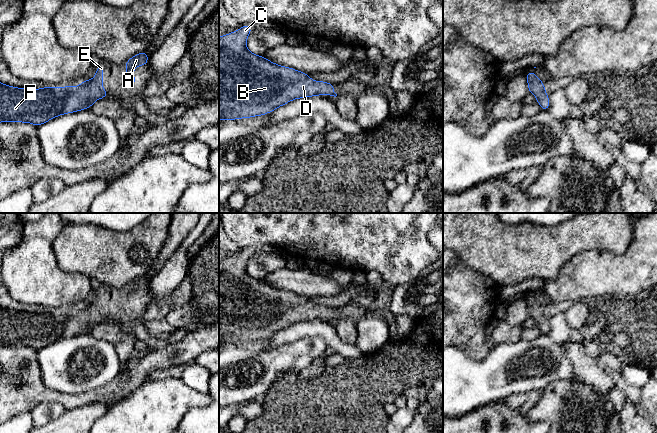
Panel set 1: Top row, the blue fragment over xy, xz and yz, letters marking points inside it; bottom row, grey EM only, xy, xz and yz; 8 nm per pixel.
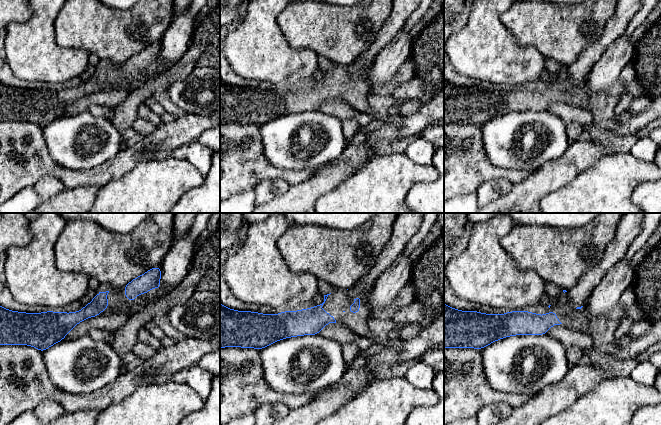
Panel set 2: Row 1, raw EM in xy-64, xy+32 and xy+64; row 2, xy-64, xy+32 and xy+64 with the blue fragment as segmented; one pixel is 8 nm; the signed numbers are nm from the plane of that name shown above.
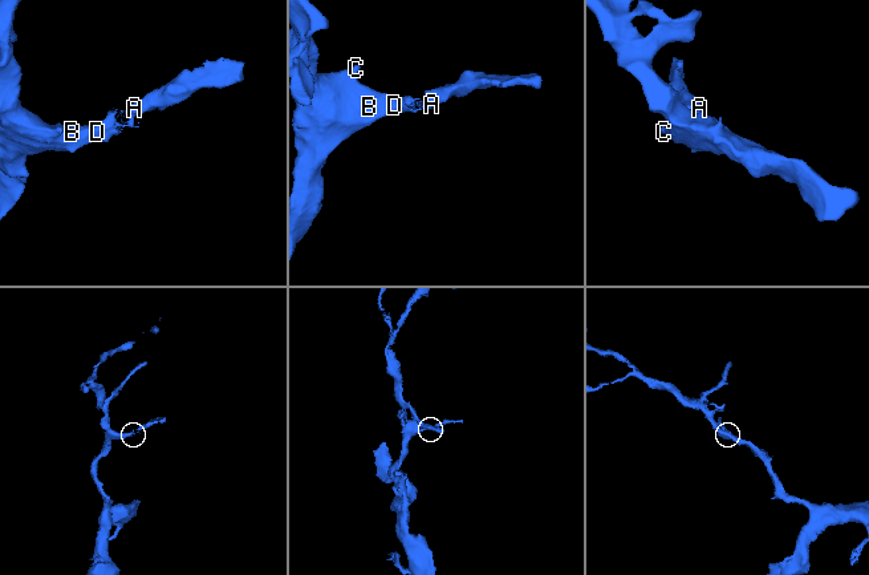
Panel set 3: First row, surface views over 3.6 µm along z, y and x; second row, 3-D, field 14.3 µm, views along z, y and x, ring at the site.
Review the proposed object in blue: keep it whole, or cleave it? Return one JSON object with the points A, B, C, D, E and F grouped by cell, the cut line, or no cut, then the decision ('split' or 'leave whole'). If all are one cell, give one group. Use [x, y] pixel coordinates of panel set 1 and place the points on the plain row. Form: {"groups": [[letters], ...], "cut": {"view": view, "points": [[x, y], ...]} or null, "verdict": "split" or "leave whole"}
{"groups": [["A", "B", "C", "D", "E", "F"]], "cut": null, "verdict": "leave whole"}

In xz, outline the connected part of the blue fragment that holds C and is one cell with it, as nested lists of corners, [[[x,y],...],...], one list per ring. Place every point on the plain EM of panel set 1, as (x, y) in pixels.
[[[243,249],[238,255],[219,261],[219,344],[236,344],[262,340],[273,336],[276,332],[289,327],[294,323],[307,322],[318,319],[336,321],[333,307],[313,305],[305,296],[297,295],[291,291],[275,288],[264,280],[251,277],[246,270],[247,261],[253,255],[249,249]]]

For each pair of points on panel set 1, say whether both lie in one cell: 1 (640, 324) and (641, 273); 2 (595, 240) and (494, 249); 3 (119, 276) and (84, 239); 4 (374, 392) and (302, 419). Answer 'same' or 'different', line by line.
1: different
2: same
3: same
4: same

